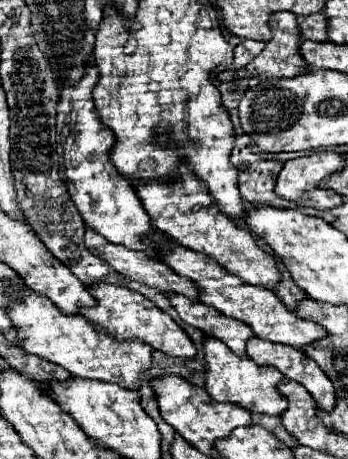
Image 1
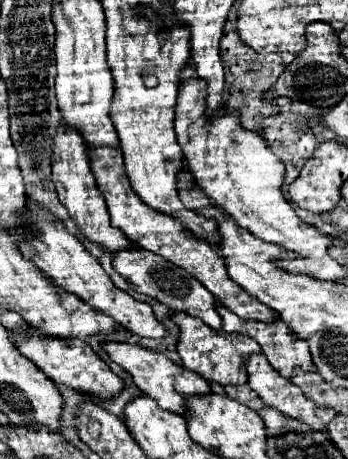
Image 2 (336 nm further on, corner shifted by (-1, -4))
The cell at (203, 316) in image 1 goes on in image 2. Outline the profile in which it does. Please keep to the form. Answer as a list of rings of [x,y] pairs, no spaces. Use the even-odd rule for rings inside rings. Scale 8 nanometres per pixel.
[[[127,248],[127,250],[119,250],[113,254],[113,268],[127,278],[133,288],[141,294],[147,294],[155,300],[159,300],[161,304],[165,304],[169,310],[181,310],[187,312],[199,320],[203,320],[207,326],[211,326],[213,330],[221,328],[221,316],[217,314],[217,304],[215,304],[215,296],[199,282],[195,280],[189,272],[181,270],[179,266],[171,264],[169,260],[165,260],[163,256],[157,256],[153,252],[147,252],[143,248]]]

